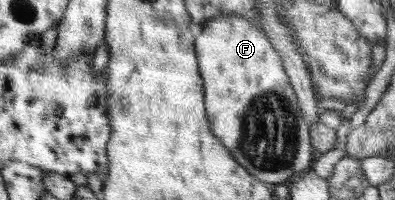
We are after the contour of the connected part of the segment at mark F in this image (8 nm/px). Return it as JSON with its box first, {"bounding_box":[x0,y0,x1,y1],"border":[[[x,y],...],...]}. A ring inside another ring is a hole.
{"bounding_box":[196,17,316,184],"border":[[[214,17],[196,31],[196,59],[204,86],[206,117],[214,137],[248,173],[267,184],[284,184],[292,175],[309,171],[316,154],[310,143],[309,126],[304,121],[295,91],[290,86],[279,53],[264,30],[244,17]]]}

